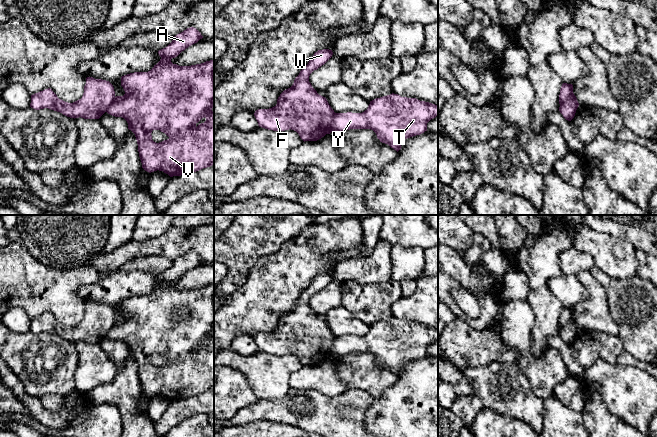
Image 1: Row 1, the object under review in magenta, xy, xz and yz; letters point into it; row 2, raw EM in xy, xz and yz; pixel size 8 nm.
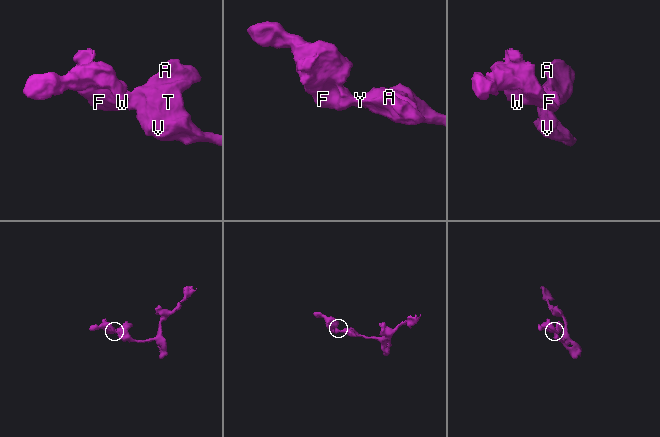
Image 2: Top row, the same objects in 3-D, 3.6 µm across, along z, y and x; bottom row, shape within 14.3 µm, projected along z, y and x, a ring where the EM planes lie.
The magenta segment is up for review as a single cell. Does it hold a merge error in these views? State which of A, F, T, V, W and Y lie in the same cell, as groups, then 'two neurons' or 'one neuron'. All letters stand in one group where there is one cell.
A T V Y / F W; two neurons

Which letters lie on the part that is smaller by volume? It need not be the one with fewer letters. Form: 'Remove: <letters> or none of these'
Remove: F, W

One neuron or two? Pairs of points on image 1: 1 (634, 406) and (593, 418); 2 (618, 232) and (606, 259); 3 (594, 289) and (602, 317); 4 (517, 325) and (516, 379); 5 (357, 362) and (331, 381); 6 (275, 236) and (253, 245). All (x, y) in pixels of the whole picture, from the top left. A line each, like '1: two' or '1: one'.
1: two
2: two
3: one
4: two
5: two
6: one

